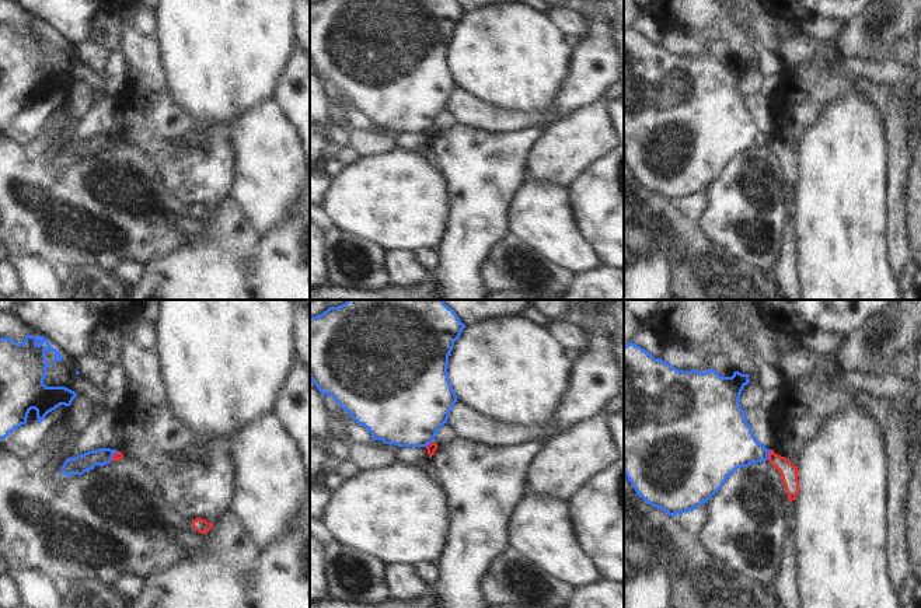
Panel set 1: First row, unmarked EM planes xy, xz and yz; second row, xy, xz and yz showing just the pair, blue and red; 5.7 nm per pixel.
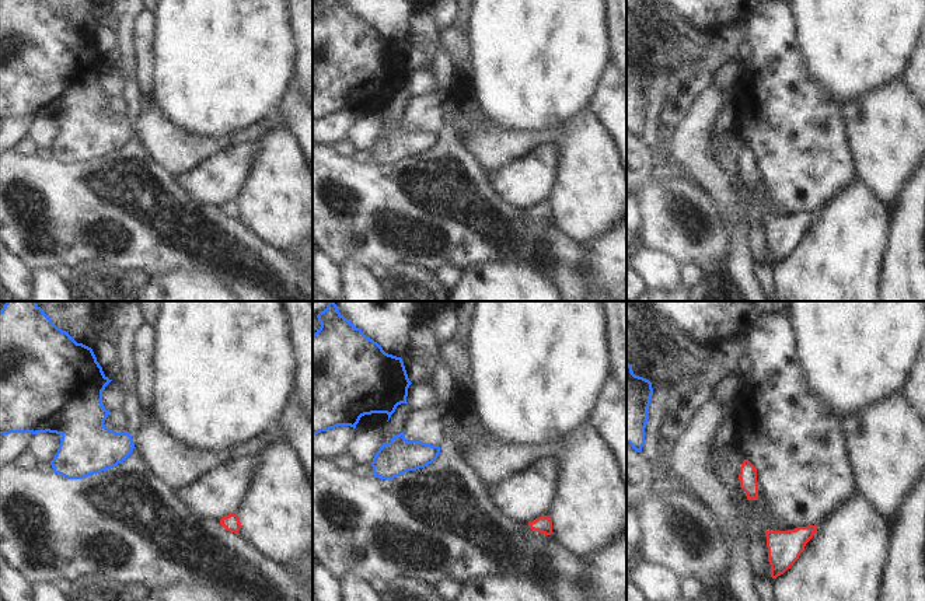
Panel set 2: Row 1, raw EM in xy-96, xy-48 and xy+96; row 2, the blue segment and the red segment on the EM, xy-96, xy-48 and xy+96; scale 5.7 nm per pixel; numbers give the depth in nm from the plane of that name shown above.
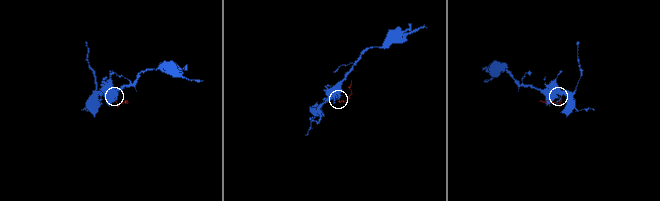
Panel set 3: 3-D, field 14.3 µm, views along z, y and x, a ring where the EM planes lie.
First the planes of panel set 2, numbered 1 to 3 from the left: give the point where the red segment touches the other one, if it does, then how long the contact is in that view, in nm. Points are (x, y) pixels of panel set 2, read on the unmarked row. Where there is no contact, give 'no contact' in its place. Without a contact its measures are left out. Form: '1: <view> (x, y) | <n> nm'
1: no contact
2: no contact
3: no contact

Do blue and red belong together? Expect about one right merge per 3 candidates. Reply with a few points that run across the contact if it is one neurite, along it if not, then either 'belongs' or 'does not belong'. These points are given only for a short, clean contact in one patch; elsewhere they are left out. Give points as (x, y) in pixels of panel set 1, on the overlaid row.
yz (771, 450), (767, 458) | does not belong

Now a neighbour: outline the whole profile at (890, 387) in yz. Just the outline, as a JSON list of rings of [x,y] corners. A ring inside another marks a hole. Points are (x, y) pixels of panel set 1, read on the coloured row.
[[[841,371],[826,384],[834,389],[845,389],[851,395],[868,394],[880,399],[903,399],[913,403],[918,396],[918,387],[913,380],[901,380],[894,374],[876,375],[873,373]]]

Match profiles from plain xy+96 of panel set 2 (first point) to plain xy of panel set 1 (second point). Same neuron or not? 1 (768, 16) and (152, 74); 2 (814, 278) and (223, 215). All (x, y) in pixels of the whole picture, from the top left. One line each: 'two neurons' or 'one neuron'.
1: one neuron
2: one neuron

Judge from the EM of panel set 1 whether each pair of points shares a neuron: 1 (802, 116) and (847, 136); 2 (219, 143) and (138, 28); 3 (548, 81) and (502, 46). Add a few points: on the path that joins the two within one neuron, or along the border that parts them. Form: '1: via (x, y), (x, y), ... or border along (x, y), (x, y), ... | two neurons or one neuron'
1: border along (837, 98), (805, 130), (796, 150) | two neurons
2: via (187, 125), (174, 116), (145, 87), (142, 62) | one neuron
3: via (537, 70), (527, 60), (519, 60), (513, 56) | one neuron

